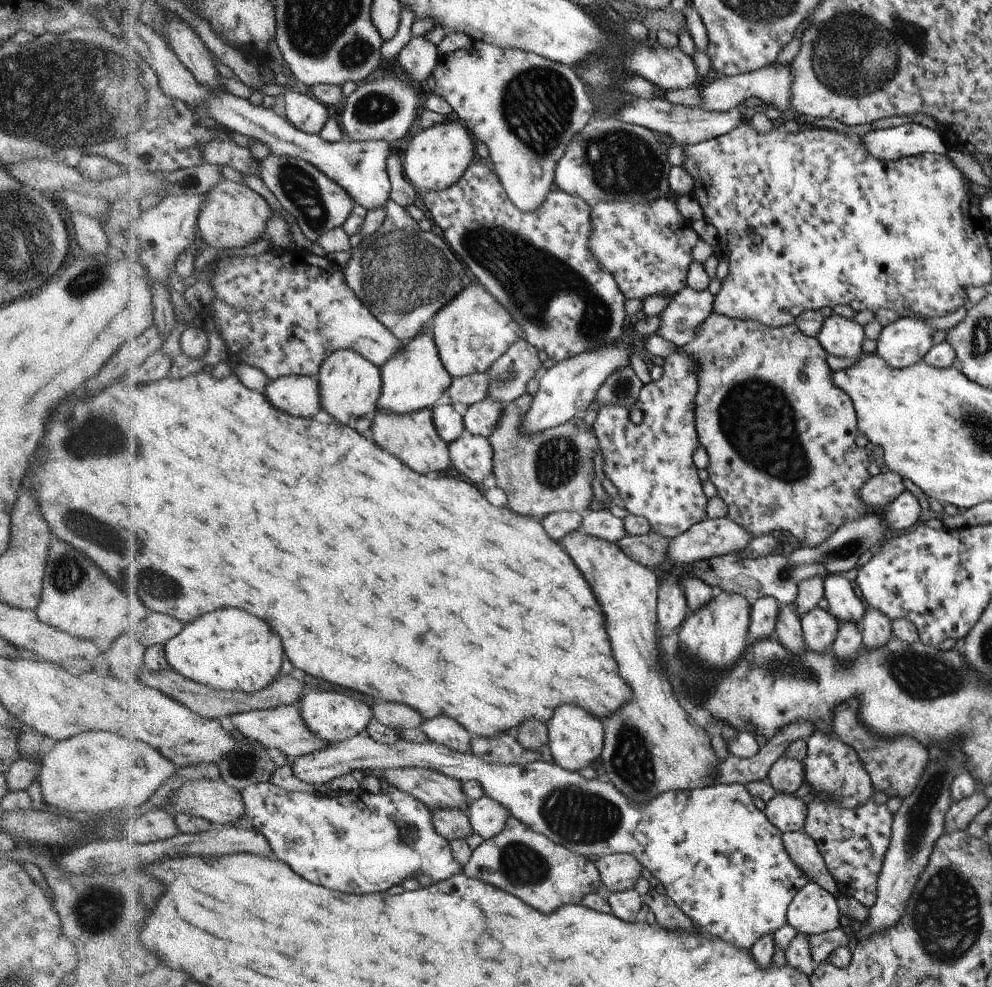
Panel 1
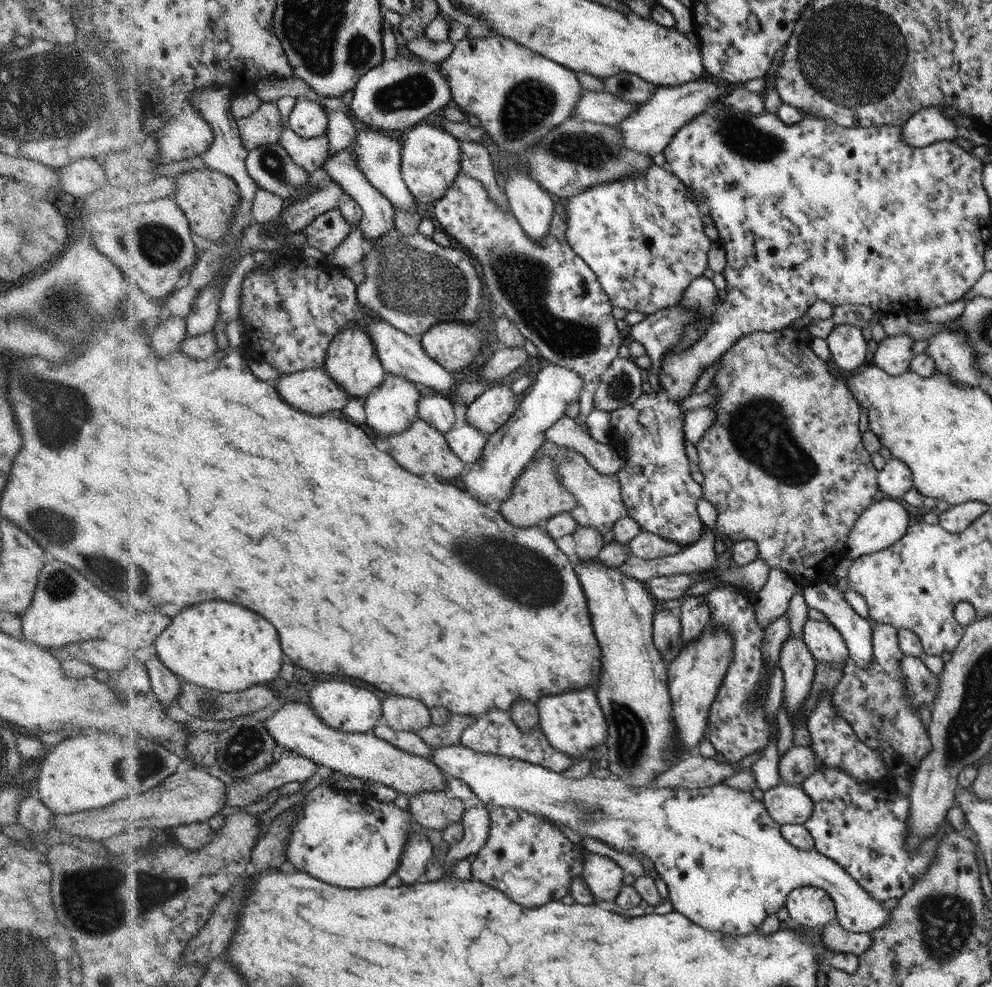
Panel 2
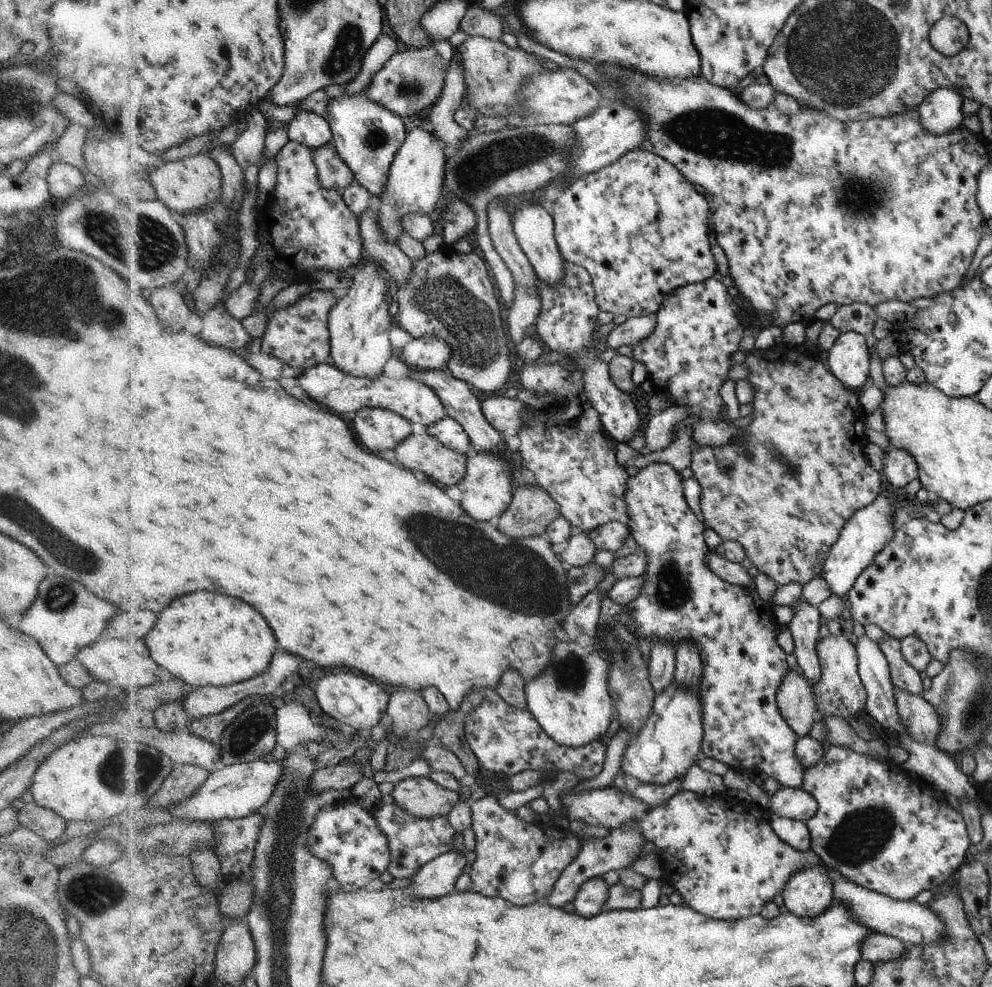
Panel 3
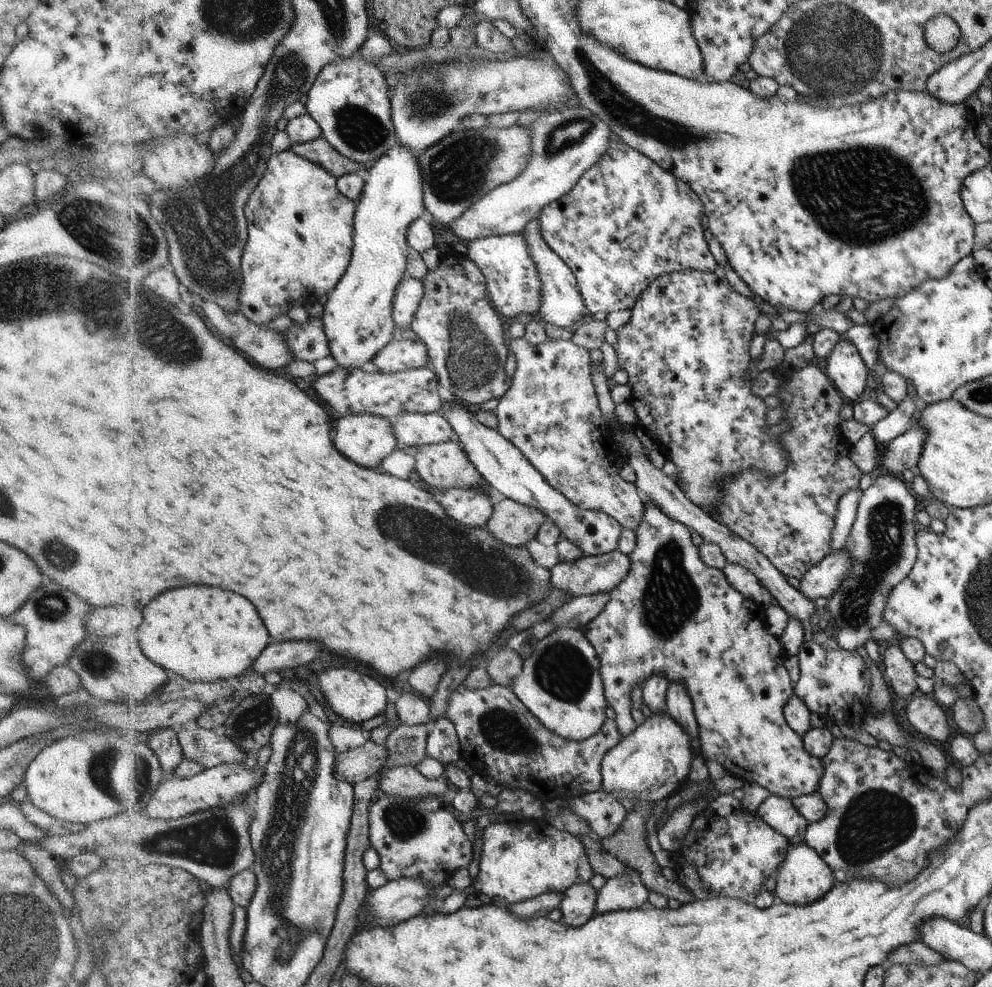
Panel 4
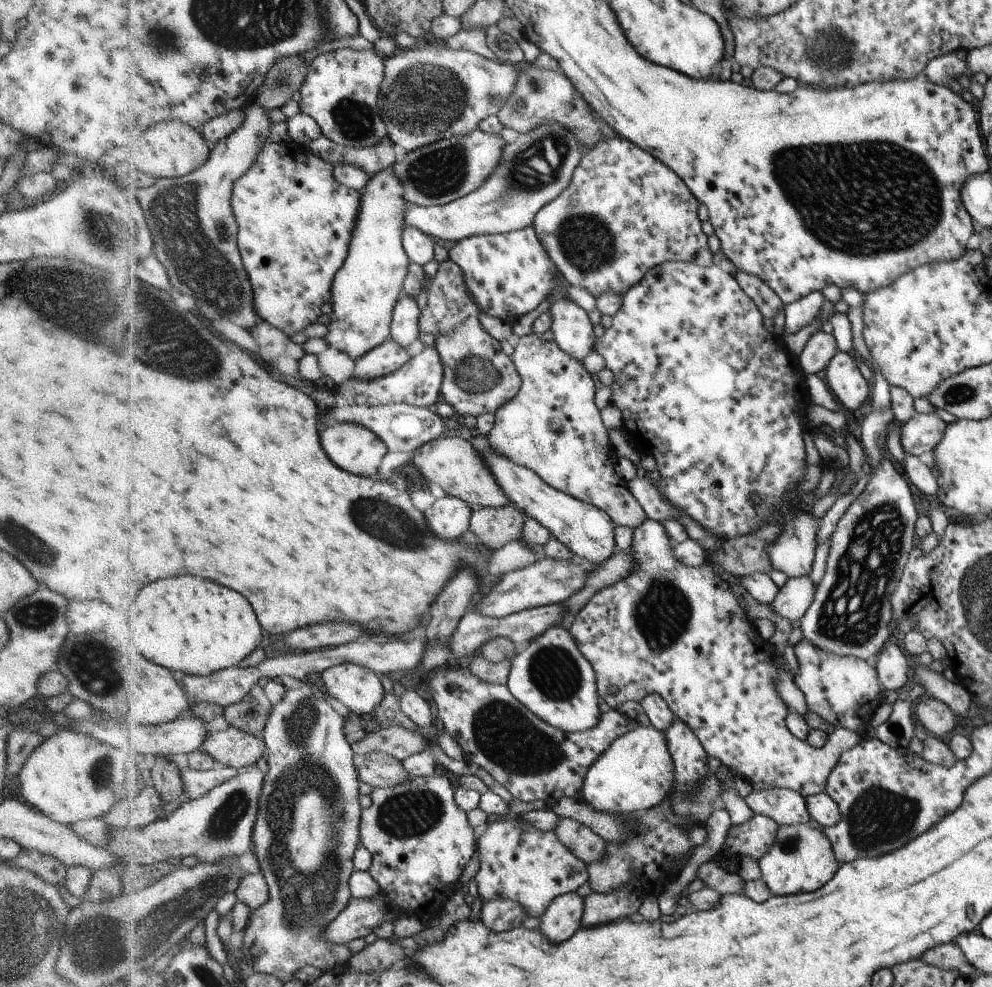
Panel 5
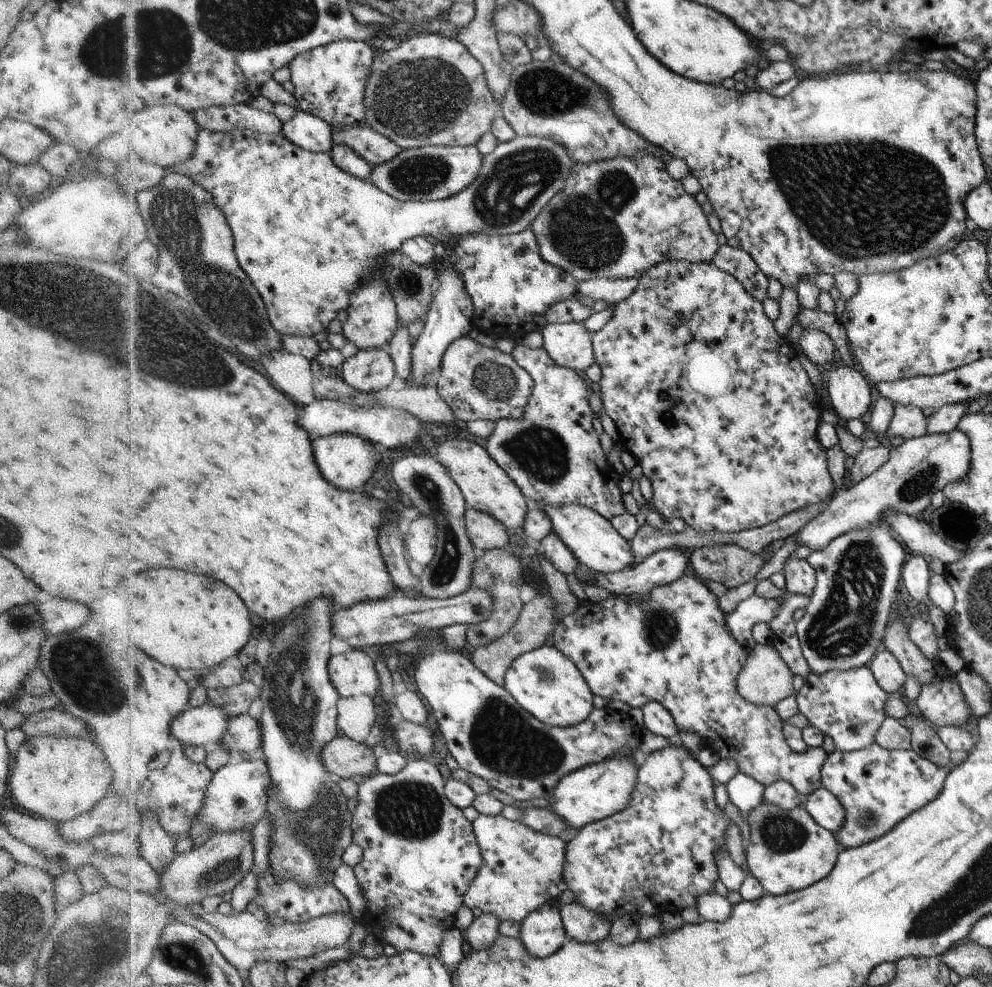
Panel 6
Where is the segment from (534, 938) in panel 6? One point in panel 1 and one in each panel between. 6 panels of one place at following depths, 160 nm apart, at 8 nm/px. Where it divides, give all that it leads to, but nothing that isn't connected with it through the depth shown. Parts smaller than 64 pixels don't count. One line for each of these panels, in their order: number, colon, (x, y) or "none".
1: (619, 871)
2: (602, 876)
3: (594, 893)
4: (578, 903)
5: (562, 918)

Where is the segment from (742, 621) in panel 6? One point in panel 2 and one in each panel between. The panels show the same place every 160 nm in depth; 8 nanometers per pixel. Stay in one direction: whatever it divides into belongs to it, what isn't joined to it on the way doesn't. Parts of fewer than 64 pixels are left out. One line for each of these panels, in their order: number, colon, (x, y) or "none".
2: (882, 524)
3: (869, 530)
4: (821, 580)
5: (793, 600)

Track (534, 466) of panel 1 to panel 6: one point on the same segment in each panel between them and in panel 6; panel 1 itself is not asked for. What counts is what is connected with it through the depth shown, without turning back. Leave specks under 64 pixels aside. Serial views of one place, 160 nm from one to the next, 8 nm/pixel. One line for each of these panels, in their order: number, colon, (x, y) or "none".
2: (538, 496)
3: (532, 509)
4: (514, 524)
5: (496, 526)
6: (486, 532)

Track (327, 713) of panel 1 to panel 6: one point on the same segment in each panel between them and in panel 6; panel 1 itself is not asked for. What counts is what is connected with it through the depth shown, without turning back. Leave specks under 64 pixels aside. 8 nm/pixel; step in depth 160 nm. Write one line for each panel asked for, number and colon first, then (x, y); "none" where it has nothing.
2: (342, 704)
3: (356, 701)
4: (358, 697)
5: (357, 687)
6: (353, 673)

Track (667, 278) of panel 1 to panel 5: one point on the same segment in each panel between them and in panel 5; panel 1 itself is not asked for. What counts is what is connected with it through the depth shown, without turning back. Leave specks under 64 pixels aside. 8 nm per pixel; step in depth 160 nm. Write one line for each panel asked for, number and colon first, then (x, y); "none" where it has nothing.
2: (643, 238)
3: (641, 229)
4: (627, 221)
5: (625, 212)

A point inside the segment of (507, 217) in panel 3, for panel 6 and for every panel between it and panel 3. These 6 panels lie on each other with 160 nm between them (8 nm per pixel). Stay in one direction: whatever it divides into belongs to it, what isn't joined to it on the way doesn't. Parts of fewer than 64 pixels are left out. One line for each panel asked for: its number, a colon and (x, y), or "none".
4: (551, 414)
5: (552, 427)
6: (552, 452)

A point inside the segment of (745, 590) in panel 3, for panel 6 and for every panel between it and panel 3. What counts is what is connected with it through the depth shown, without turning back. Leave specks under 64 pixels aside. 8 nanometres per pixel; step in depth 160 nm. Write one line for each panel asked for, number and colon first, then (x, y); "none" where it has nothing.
4: (673, 615)
5: (676, 631)
6: (673, 646)

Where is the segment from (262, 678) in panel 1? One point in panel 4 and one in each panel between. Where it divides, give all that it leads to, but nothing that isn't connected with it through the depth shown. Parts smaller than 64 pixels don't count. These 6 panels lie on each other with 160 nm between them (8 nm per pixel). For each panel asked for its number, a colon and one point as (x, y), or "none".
2: (220, 646)
3: (208, 640)
4: (204, 634)

